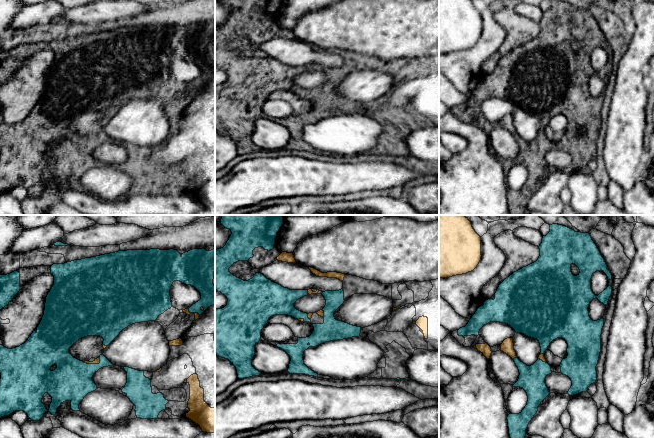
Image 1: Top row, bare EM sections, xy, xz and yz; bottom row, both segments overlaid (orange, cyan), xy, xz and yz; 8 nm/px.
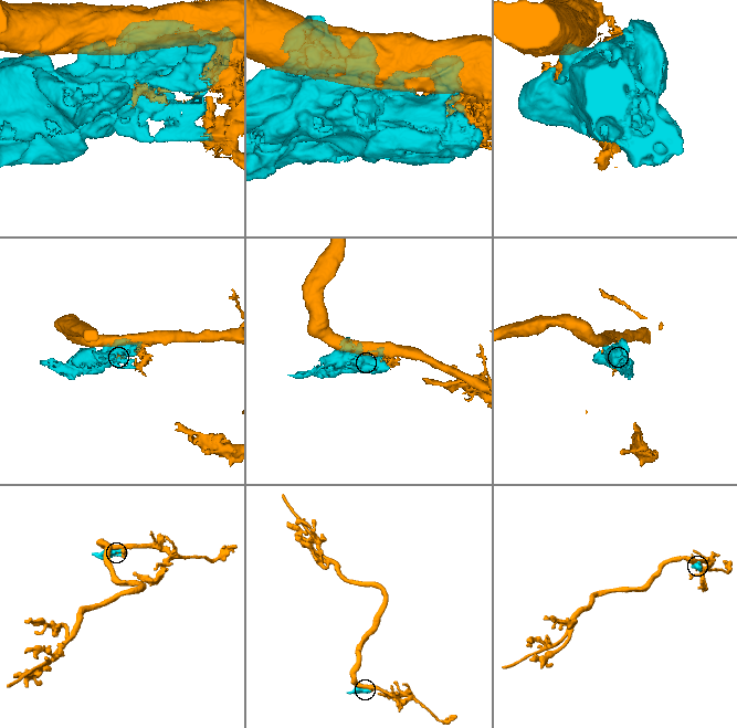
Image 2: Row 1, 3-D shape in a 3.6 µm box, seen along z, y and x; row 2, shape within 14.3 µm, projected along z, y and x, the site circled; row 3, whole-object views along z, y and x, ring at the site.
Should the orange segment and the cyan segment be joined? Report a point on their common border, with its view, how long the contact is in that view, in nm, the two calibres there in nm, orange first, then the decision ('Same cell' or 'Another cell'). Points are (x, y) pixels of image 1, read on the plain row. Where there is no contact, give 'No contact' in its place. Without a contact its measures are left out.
Touches orange at xy (93, 139). Shared border 150 nm. Thickness 50 nm (orange) against 320 nm. Another cell

